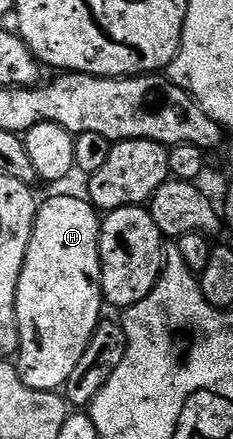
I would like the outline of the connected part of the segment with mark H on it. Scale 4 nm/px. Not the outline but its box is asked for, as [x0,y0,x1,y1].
[16,195,103,391]

